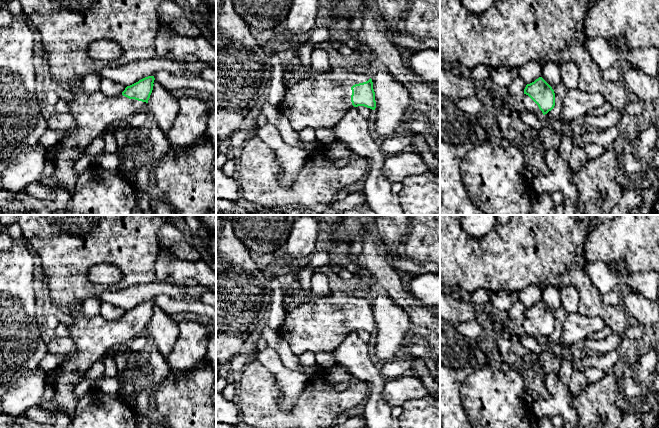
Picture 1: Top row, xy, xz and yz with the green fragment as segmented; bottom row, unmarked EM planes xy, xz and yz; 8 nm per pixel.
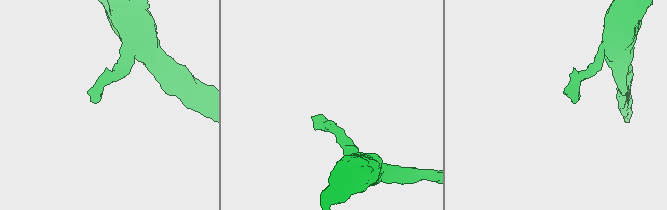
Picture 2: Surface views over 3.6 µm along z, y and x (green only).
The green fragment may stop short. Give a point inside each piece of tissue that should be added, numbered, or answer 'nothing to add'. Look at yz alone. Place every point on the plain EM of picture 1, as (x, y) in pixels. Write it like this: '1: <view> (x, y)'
1: yz (525, 326)

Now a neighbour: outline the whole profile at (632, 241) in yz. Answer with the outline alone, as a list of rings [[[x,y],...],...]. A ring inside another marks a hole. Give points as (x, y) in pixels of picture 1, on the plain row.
[[[617,215],[593,230],[586,241],[588,263],[617,263],[625,273],[659,273],[659,215]]]

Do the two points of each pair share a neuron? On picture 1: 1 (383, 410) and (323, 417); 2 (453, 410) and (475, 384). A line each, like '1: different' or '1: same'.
1: different
2: different

